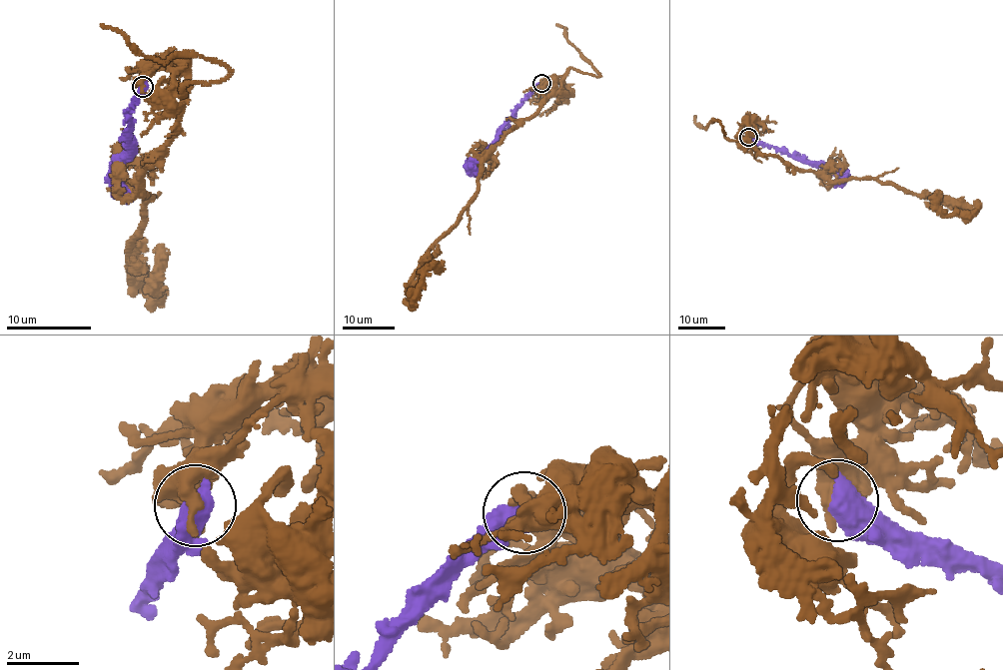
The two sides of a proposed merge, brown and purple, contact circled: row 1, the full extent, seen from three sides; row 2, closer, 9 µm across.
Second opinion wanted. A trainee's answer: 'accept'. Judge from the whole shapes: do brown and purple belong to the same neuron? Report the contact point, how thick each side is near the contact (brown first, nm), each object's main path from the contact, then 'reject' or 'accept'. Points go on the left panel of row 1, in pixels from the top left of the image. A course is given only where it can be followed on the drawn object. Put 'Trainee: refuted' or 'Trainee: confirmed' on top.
Trainee: refuted
place (143, 86); calibres 400 and 700 nm; course brown (142, 87), (182, 67), (177, 130), (146, 168), (154, 198), (129, 255), (151, 295), (163, 244); course purple (142, 87), (129, 120), (133, 124), (129, 140), (134, 148), (127, 154), (119, 177), (140, 187); reject

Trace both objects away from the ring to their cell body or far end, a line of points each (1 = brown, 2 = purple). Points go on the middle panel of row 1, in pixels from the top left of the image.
1: (541, 83), (567, 91), (542, 102), (490, 150), (477, 196), (426, 254), (412, 299), (422, 276), (444, 270)
2: (541, 83), (514, 110), (513, 119), (502, 128), (500, 140), (475, 161), (474, 170), (479, 176)

